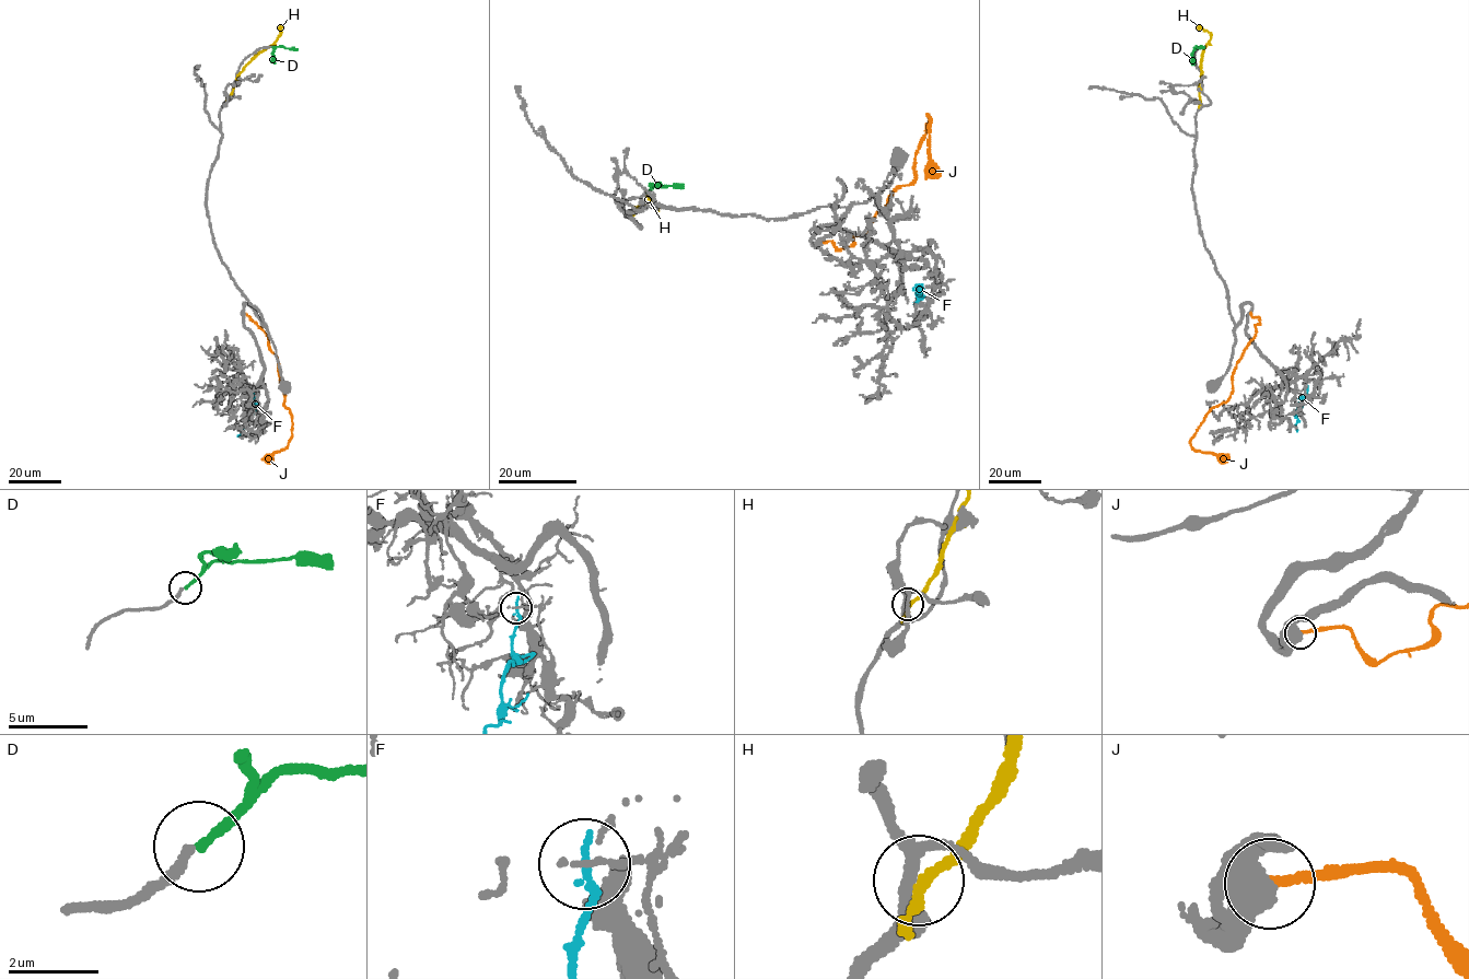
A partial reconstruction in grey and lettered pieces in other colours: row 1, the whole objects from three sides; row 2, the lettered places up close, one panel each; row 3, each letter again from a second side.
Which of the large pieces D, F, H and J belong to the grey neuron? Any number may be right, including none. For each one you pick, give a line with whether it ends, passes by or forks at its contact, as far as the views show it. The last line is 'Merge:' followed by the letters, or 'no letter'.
D: it ends there
Merge: D

